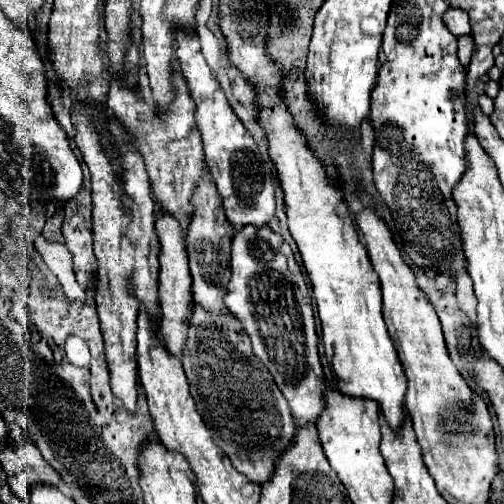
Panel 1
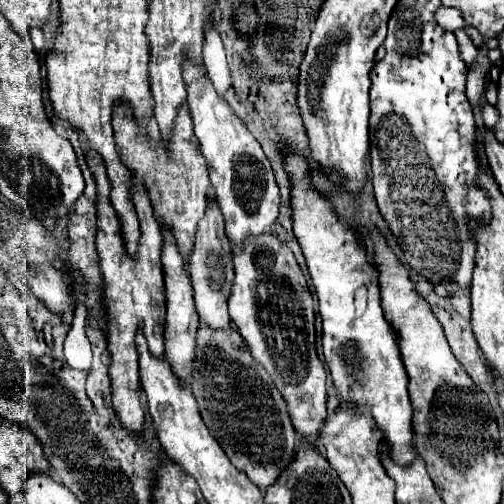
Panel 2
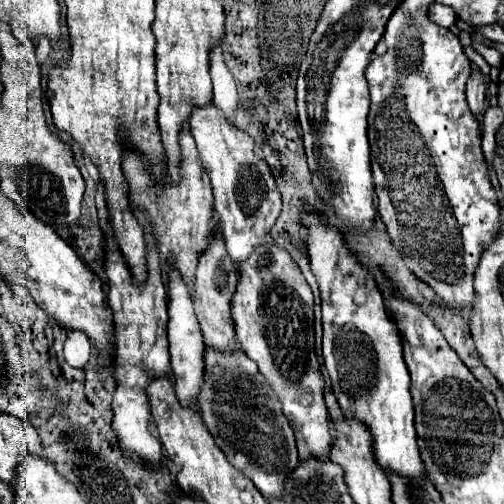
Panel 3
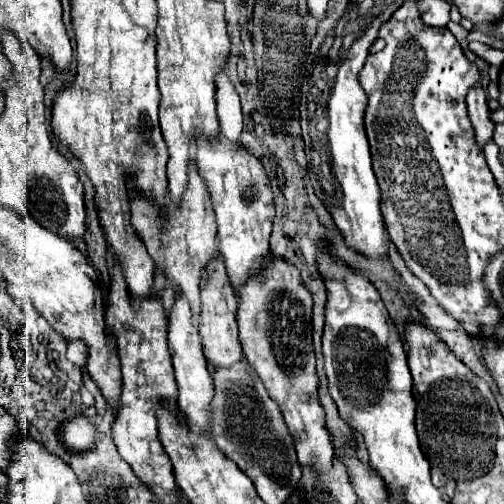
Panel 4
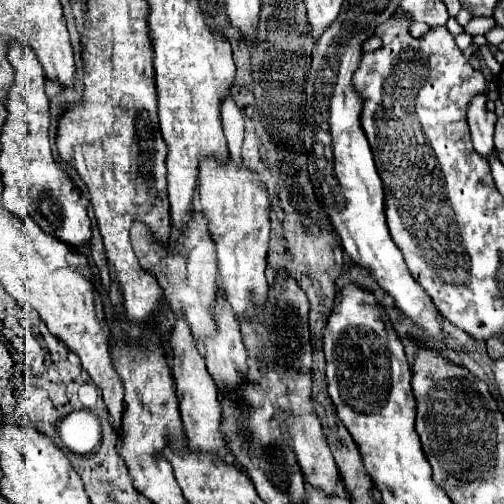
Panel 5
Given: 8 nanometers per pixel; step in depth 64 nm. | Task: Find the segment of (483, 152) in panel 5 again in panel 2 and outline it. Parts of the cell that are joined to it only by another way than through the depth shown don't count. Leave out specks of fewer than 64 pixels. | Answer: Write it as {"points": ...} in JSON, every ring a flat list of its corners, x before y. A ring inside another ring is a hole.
{"points":[[480,48,480,56,478,60,470,66,468,72,468,82,466,82,466,96,470,100,470,104,476,104,486,88,486,72,490,68,490,60,486,58,486,48]]}

